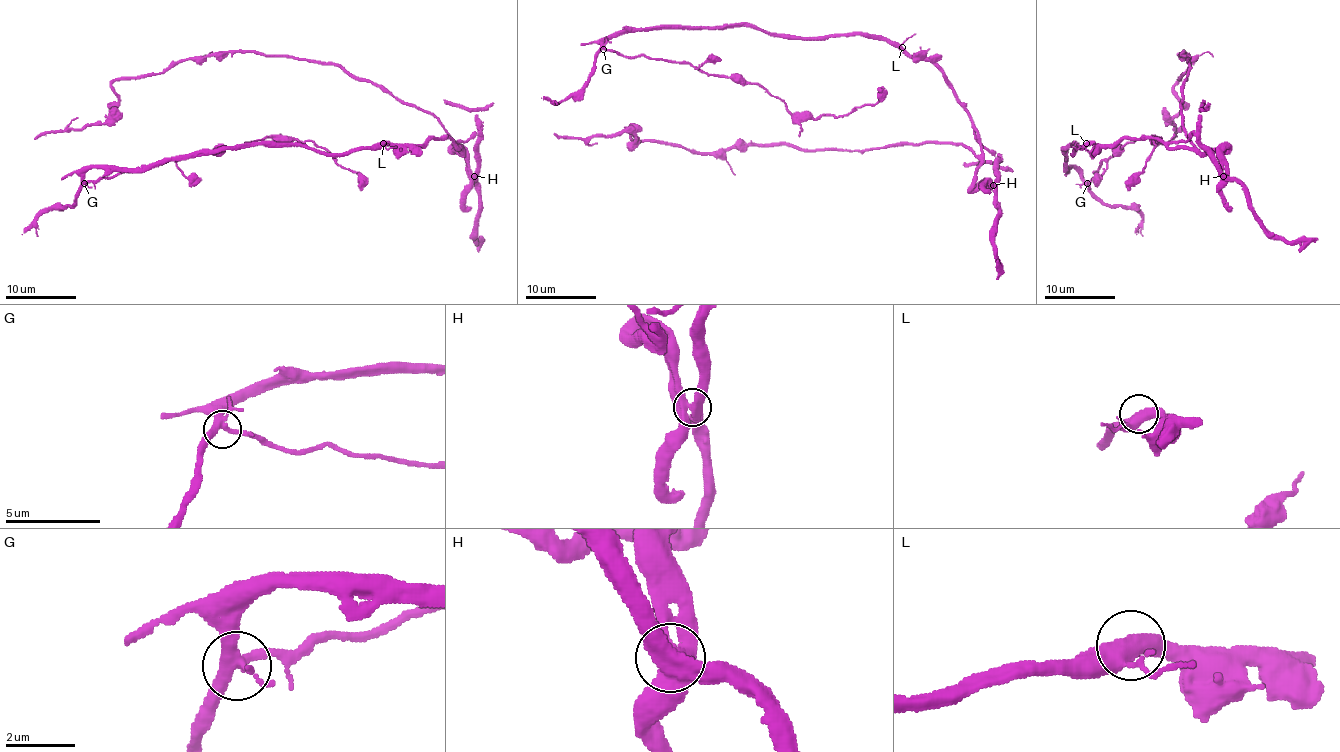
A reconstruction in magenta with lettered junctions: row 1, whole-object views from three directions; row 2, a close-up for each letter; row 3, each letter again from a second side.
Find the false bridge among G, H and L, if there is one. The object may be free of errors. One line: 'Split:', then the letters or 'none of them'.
Split: H

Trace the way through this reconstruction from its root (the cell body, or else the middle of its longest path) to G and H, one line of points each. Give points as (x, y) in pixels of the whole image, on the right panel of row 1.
G: (1089, 145), (1080, 147), (1073, 154), (1075, 143), (1065, 148), (1065, 166), (1073, 168), (1087, 183)
H: (1089, 145), (1110, 145), (1124, 138), (1184, 141), (1191, 132), (1223, 176)

